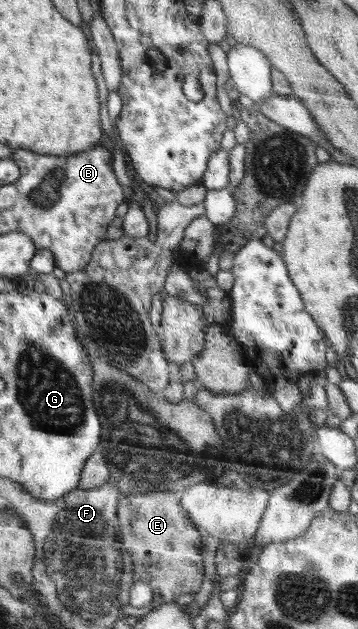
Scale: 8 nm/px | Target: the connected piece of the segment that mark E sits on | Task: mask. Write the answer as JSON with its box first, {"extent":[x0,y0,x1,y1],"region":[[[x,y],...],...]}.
{"extent":[118,490,204,605],"region":[[[178,490],[130,493],[118,501],[119,527],[123,529],[125,549],[135,564],[135,579],[152,587],[152,601],[159,605],[182,594],[196,594],[204,578],[200,531],[180,504],[181,495]]]}

